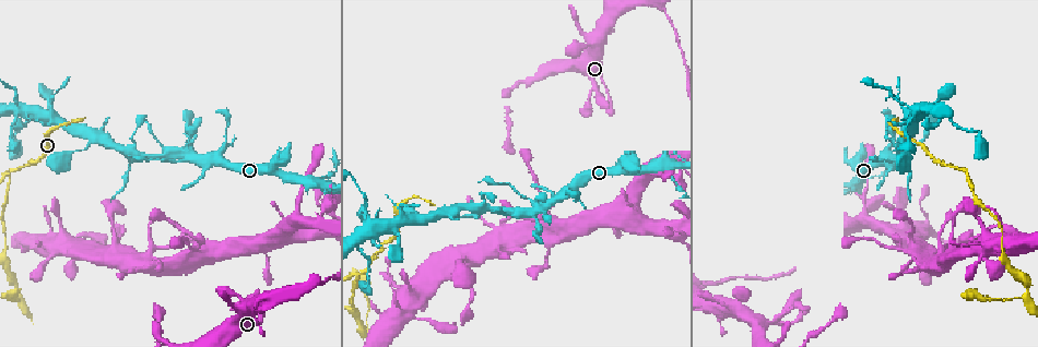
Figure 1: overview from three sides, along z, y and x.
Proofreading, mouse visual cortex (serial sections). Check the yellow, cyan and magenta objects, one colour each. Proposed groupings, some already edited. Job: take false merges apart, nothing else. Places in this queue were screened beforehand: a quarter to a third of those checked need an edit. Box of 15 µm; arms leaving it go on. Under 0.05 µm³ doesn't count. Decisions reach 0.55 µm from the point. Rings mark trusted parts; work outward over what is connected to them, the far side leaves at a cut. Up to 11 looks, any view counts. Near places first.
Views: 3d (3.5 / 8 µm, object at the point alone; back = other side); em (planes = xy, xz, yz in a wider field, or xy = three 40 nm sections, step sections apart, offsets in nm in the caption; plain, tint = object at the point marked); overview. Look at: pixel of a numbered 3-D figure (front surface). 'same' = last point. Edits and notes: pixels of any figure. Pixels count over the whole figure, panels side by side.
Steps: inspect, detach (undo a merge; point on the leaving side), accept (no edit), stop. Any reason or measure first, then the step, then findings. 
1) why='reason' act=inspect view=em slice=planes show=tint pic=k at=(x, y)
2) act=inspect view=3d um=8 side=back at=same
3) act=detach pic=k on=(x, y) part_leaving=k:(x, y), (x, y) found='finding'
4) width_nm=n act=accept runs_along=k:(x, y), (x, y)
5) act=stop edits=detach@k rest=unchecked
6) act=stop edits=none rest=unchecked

why='arms part here' act=inspect view=3d um=3.5 pic=1 at=(10, 173)

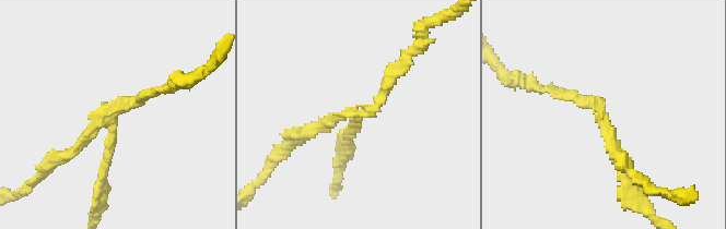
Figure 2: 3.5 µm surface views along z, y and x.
arms=3 arm_widths_nm=150,150,150 why='need the tissue' act=inspect view=em slice=planes show=tint pic=2 at=(113, 117)

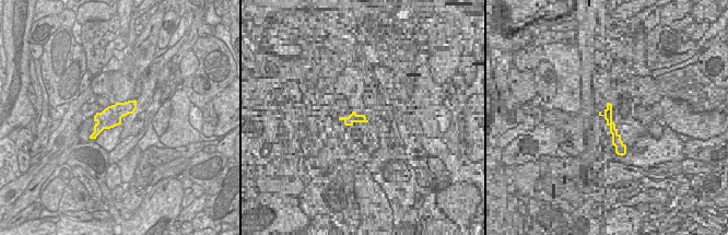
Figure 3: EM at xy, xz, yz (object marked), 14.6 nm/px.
act=detach pic=2 on=(104, 165) part_leaving=2:(112, 118), (112, 147), (94, 212) found='two cells meet here'

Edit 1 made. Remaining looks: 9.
why='small branch off a trunk' act=inspect view=3d um=3.5 pic=1 at=(190, 152)

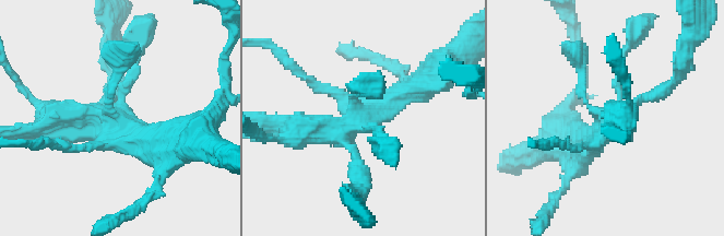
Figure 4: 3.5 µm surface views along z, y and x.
why='need the tissue' act=inspect view=em slice=xy step=1 show=tint pic=4 at=(355, 120)

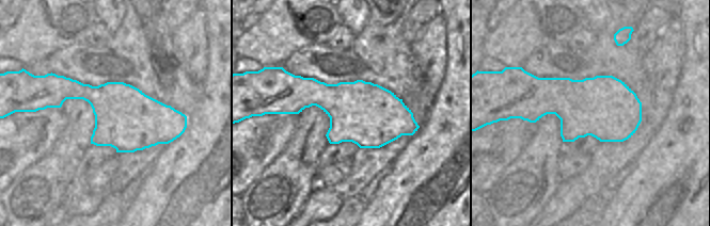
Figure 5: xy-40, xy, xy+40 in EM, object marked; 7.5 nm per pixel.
width_nm=480 act=accept runs_along=4:(417, 87), (344, 132), (287, 129) found='all the same cell'

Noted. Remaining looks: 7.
why='two arms in line, one across' act=inspect view=3d um=3.5 pic=1 at=(658, 166)

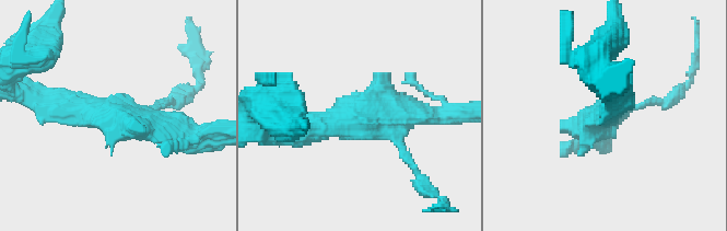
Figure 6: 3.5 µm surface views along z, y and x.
act=inspect view=em slice=xy step=1 show=tint pic=6 at=(111, 108)

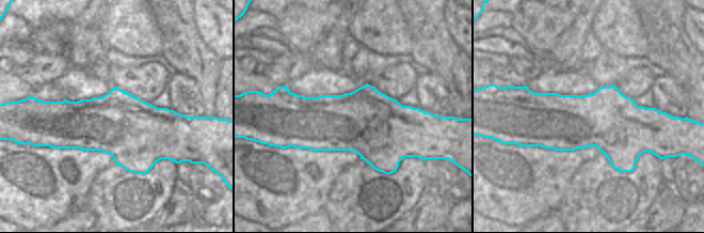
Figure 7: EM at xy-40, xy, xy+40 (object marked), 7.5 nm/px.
act=accept runs_along=6:(39, 95), (174, 126) found='one cell here'

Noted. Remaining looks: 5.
why='a narrow waist' act=inspect view=3d um=8 pic=1 at=(783, 313)

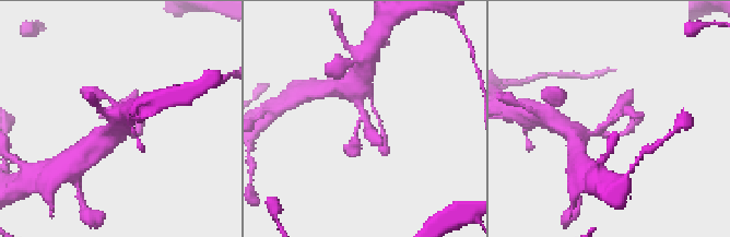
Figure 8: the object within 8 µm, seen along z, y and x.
why='closer look' act=inspect view=3d um=3.5 pic=8 at=(609, 120)

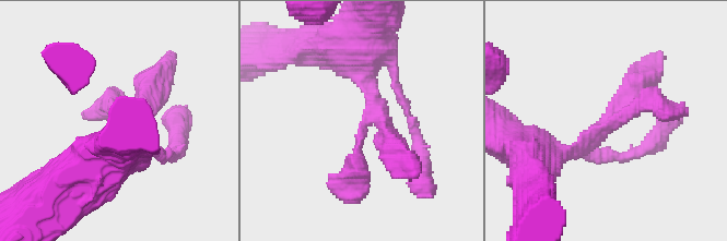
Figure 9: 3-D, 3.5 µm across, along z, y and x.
why='shape alone is not enough' act=inspect view=em slice=planes show=tint pic=9 at=(365, 126)

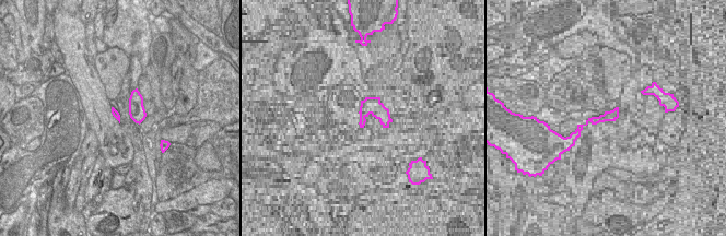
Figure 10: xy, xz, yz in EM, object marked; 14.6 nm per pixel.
width_nm=170 act=accept runs_along=9:(555, 155), (643, 105), (673, 111) found='continuous, no second cell'

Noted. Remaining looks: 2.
act=stop edits=detach@2 rest=unchecked

